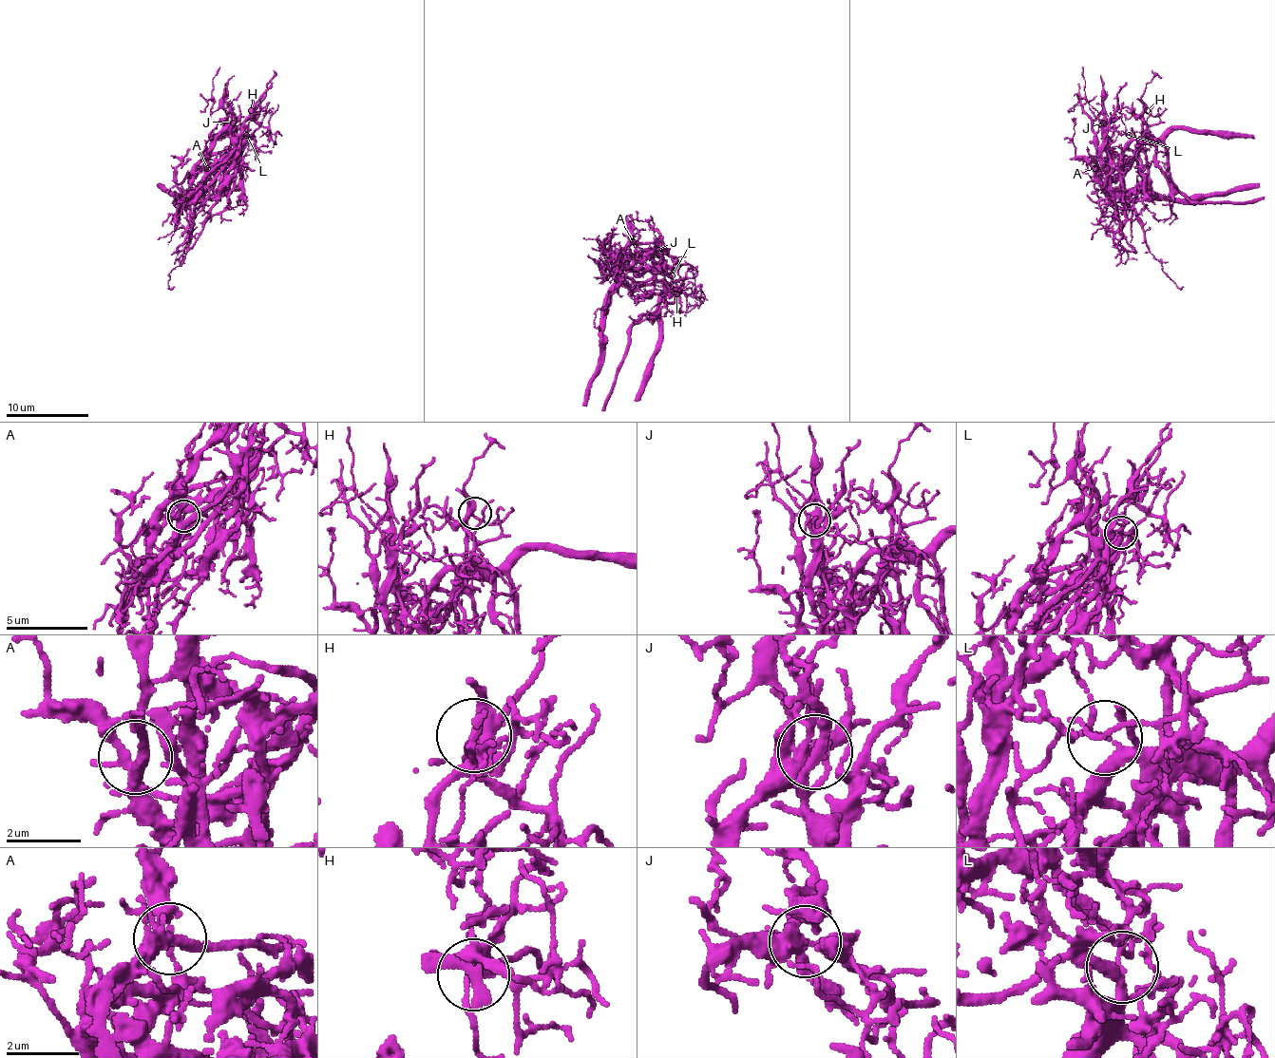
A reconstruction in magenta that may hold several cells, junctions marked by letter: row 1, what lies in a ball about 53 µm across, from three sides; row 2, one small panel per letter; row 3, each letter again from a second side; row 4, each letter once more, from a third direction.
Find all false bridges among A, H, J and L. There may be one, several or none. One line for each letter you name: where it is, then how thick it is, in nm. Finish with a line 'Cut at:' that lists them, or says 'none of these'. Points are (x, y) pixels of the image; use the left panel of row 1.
L: place (246, 135); calibre 180 nm
Cut at: L

